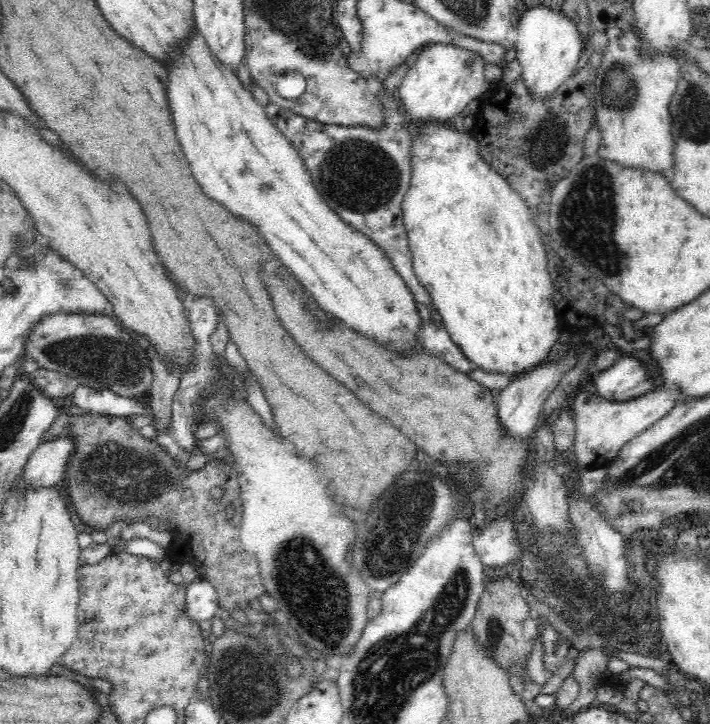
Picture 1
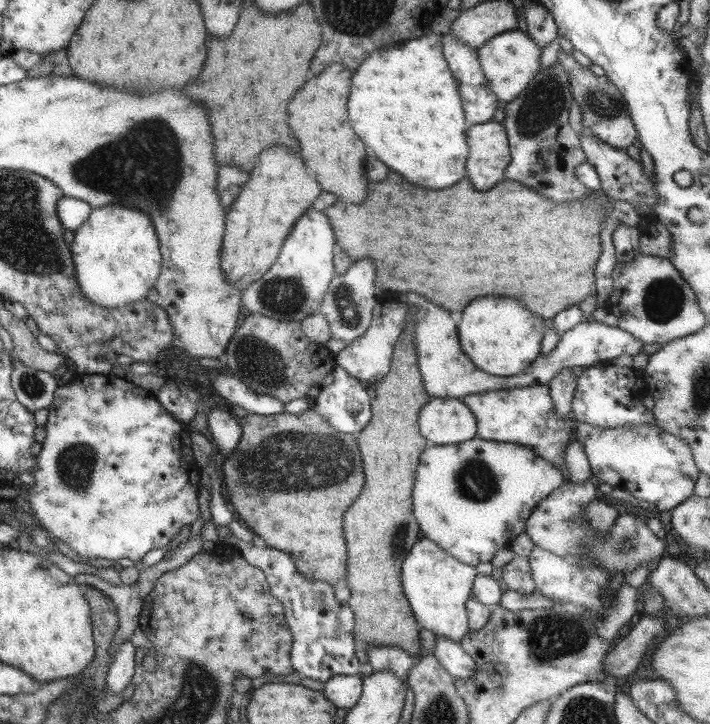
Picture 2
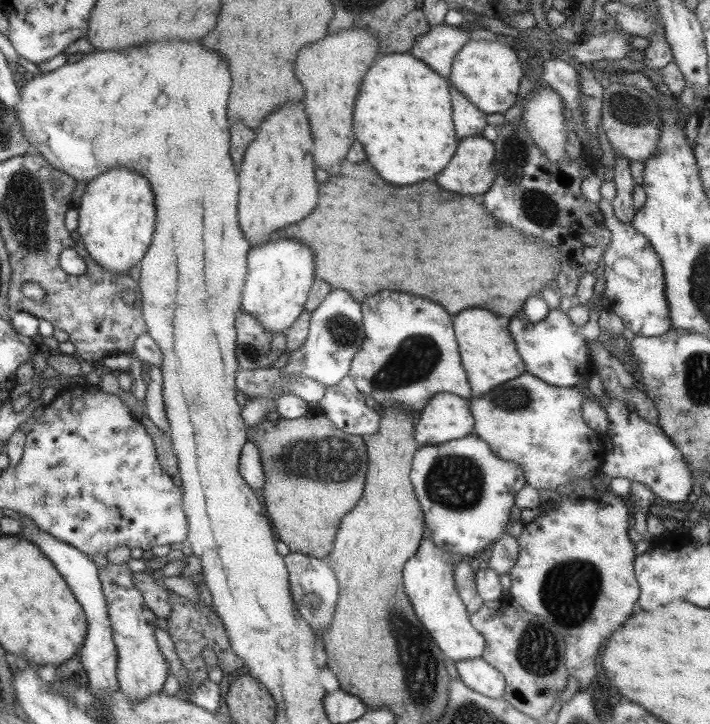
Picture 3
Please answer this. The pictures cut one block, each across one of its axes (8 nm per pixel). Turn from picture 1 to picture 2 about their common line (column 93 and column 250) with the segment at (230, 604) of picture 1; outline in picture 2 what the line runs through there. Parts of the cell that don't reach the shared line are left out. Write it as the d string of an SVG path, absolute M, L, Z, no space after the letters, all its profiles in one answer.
M315 410L300 415L260 416L250 413L238 422L242 430L241 440L231 456L221 458L219 467L224 471L230 502L240 518L250 531L266 541L268 547L290 554L304 579L324 581L332 586L339 580L346 580L348 552L342 518L365 483L356 435L333 430Z

